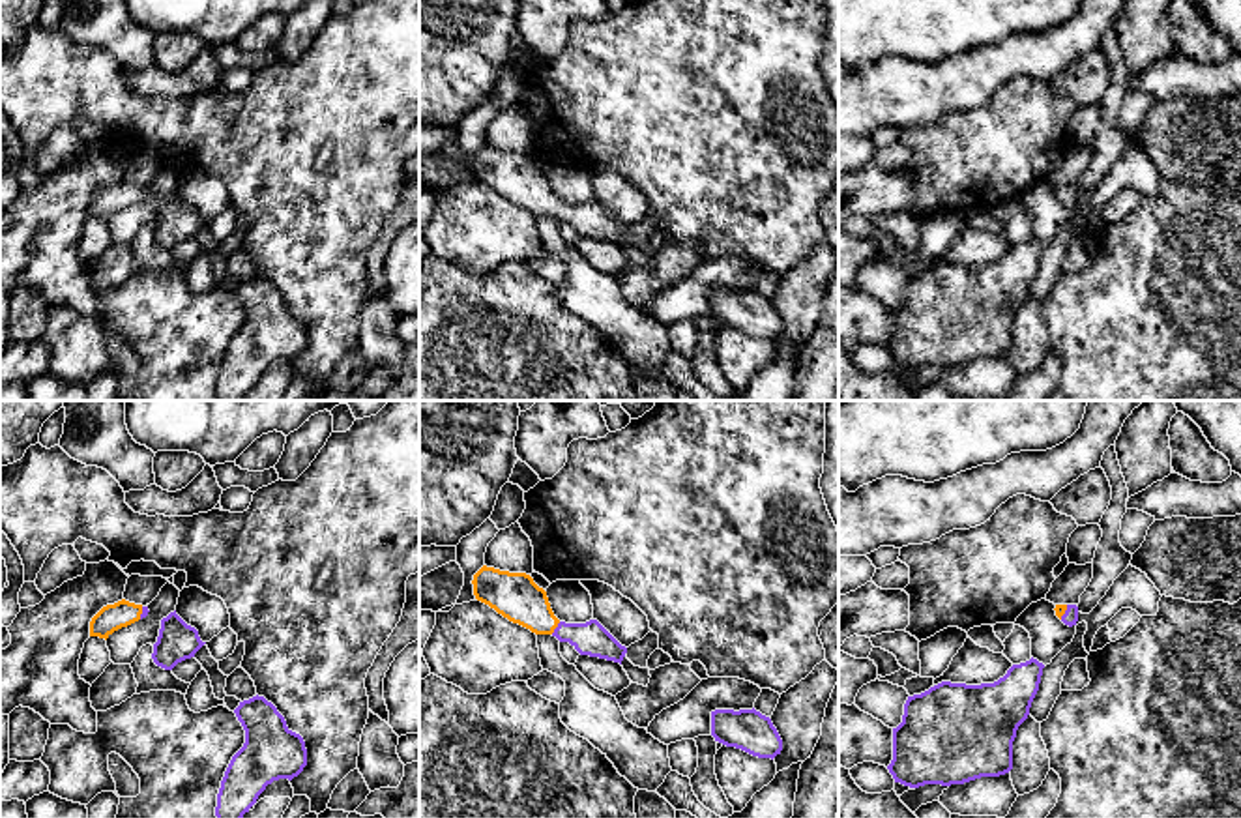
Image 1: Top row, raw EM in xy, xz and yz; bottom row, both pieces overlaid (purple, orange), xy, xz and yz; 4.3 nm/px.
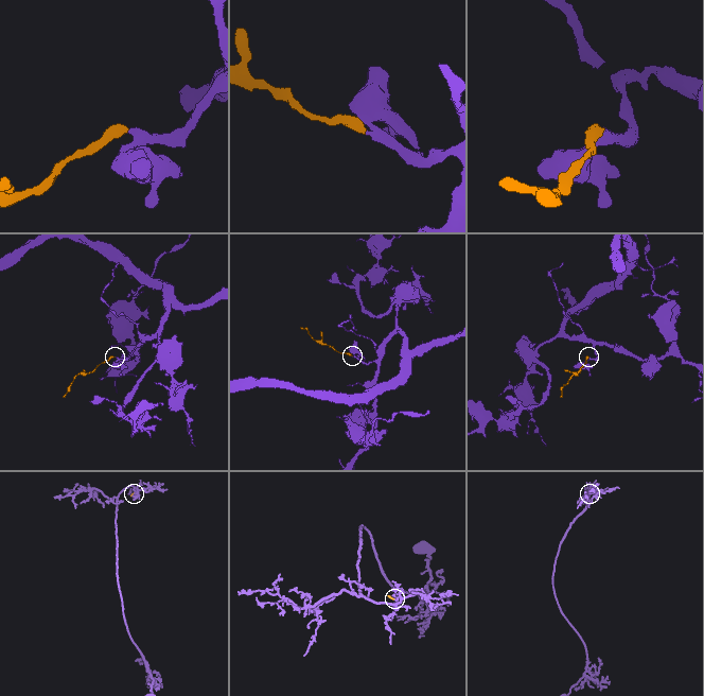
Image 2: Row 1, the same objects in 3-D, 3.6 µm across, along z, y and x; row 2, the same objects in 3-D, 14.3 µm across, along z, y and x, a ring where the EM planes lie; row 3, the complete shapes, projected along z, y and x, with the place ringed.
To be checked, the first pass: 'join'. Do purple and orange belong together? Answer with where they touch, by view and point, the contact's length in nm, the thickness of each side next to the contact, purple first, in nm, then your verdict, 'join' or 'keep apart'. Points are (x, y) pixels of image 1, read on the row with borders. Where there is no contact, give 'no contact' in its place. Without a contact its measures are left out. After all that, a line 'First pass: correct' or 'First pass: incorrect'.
xz (556, 628) | 70 nm | 150/200 nm | join
First pass: correct

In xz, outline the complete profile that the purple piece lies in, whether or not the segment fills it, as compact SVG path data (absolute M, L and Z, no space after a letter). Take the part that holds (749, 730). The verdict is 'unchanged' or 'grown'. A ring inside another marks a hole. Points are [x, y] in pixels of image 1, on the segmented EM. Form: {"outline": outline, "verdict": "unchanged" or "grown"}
{"outline": "M752 709L711 711L711 736L715 741L741 749L758 758L775 758L782 751L782 739L771 719Z", "verdict": "unchanged"}

